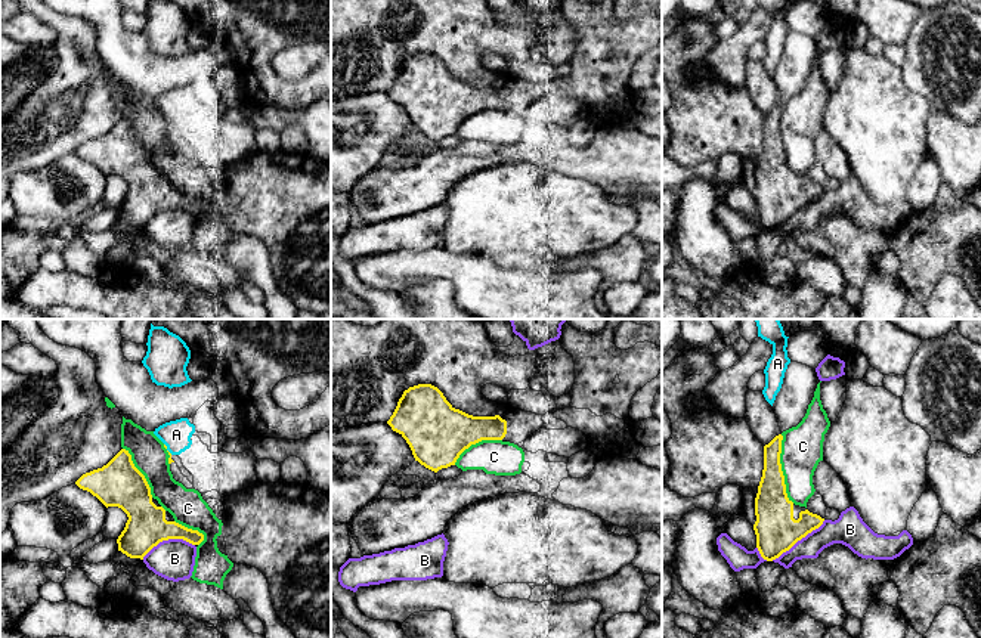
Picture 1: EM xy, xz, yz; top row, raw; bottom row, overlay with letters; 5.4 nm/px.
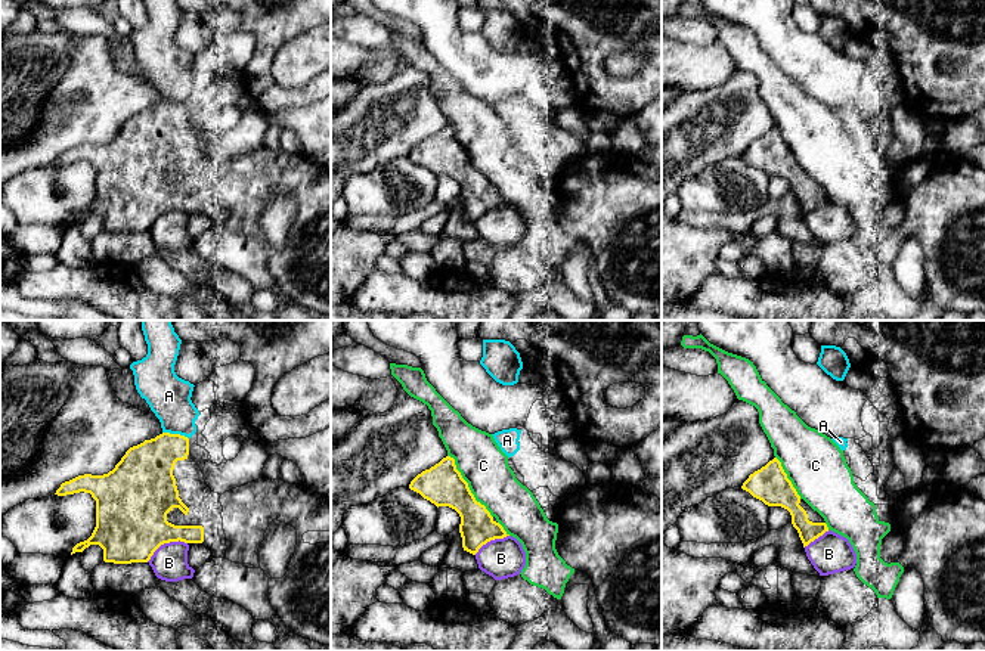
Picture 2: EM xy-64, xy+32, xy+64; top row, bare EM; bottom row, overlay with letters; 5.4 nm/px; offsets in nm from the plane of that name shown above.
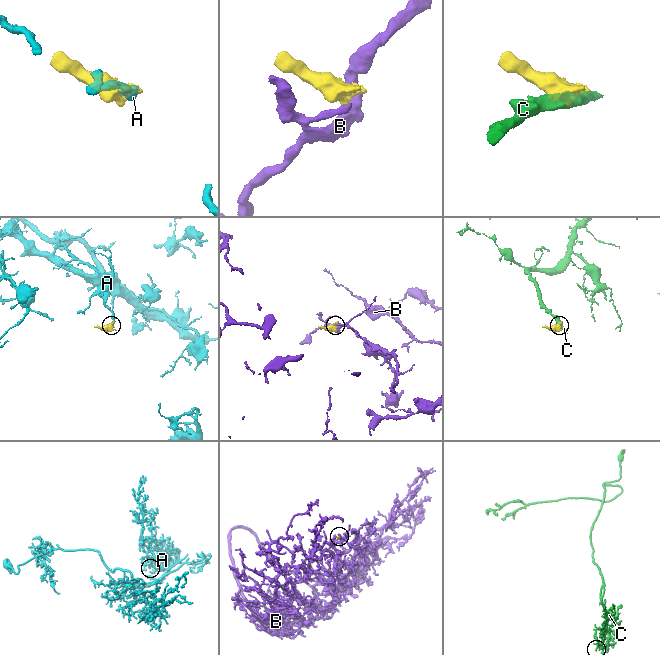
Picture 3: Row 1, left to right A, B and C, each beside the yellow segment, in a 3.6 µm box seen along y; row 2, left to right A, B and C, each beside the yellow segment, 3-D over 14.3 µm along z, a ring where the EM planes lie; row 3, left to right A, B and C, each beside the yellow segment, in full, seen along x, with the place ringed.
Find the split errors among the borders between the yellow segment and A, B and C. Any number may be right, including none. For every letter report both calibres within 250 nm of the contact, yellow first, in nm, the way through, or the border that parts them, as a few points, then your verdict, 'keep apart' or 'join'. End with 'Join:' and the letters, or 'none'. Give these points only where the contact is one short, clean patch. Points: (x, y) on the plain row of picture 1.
A: 20/160 nm | along xy (164, 112), (172, 123) | keep apart
B: 240/140 nm | along yz (825, 189), (771, 229) | keep apart
C: 200/220 nm | keep apart
Join: none

